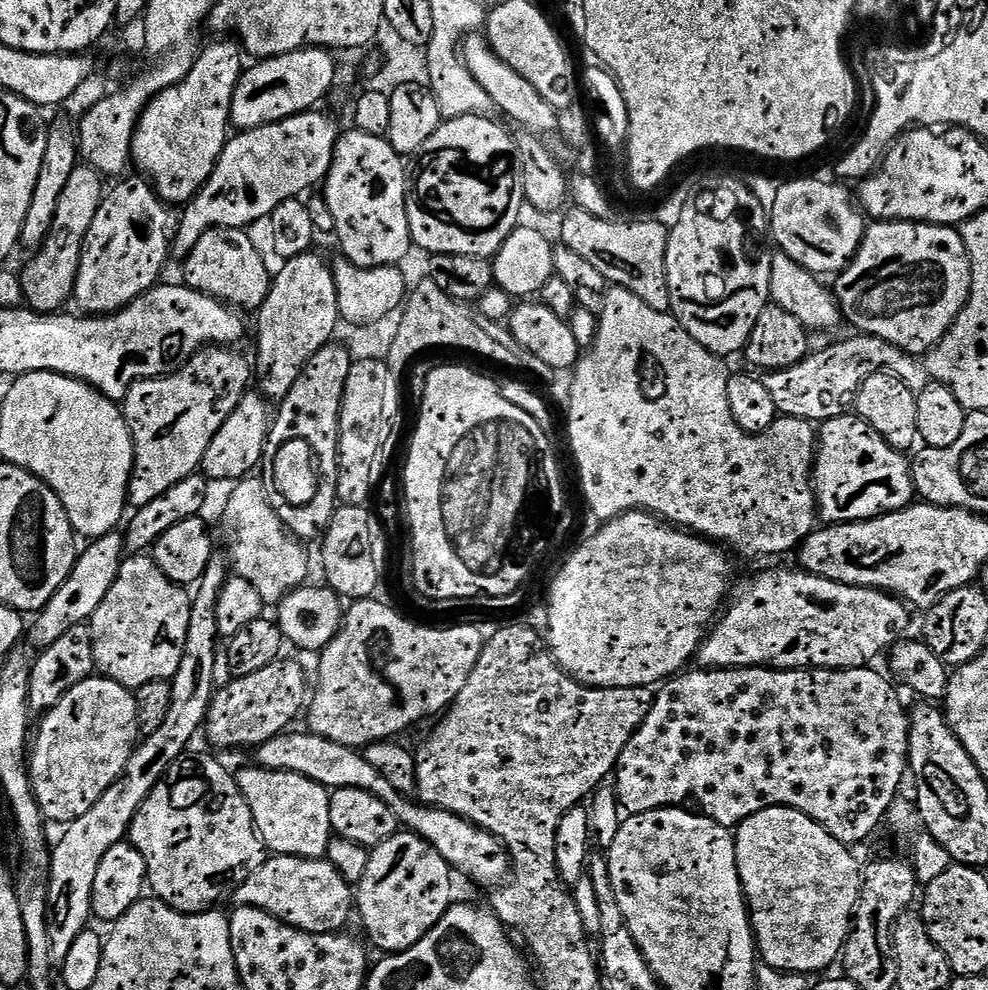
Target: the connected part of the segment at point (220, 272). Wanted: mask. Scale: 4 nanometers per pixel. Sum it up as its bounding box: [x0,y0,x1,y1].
[183,228,273,310]

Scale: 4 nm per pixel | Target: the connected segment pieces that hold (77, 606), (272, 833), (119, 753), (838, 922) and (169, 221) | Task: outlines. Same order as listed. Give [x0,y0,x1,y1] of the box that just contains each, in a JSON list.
[[28,532,126,648],[236,767,334,860],[30,674,142,826],[734,808,862,974],[74,179,178,316]]

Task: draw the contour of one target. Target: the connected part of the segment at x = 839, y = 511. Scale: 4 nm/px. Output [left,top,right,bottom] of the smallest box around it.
[814,414,914,524]

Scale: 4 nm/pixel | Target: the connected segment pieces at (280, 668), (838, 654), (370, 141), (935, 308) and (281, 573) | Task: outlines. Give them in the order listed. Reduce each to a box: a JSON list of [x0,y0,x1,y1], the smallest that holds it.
[[206,658,308,750],[698,572,910,669],[322,130,414,269],[834,222,972,358],[224,475,311,604]]

